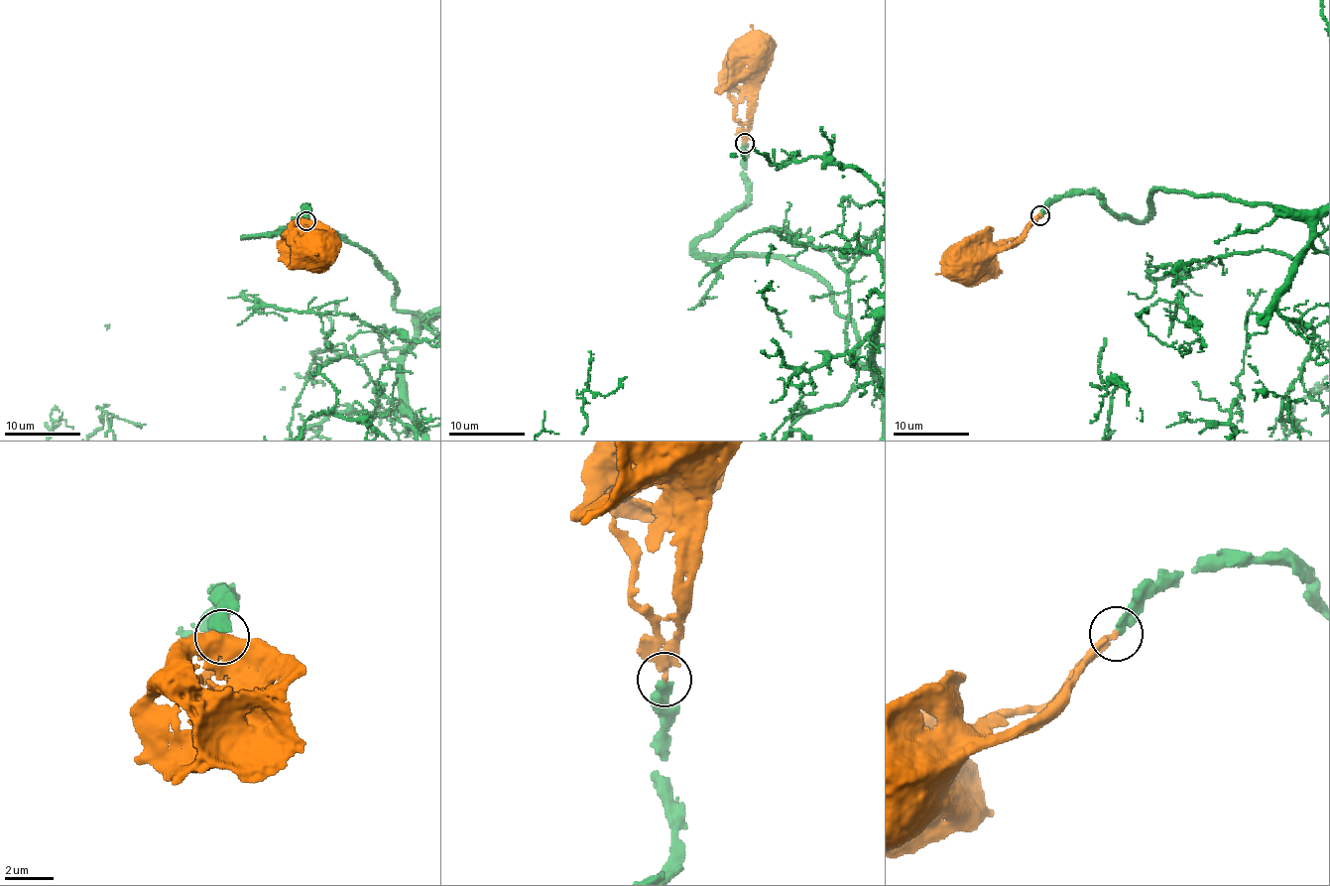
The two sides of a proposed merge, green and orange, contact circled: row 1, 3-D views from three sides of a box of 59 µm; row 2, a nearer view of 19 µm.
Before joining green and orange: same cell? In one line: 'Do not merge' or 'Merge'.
Merge

